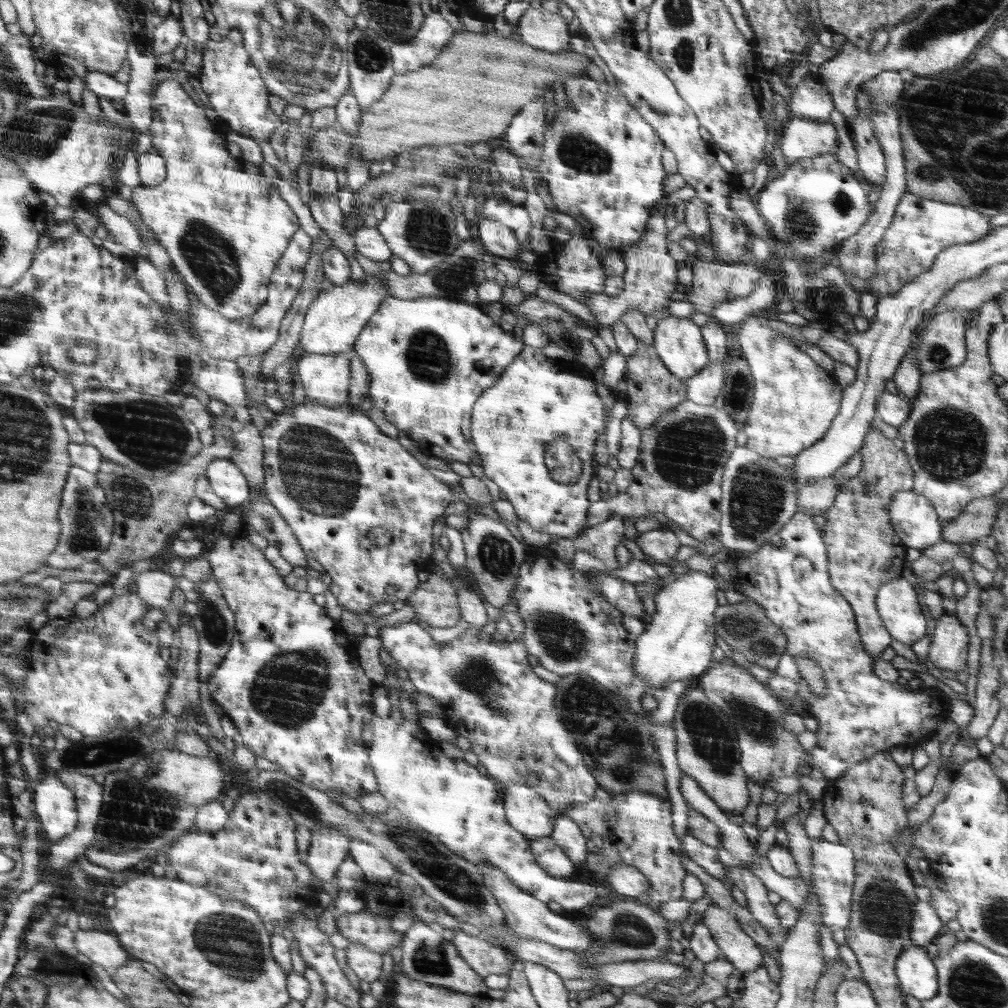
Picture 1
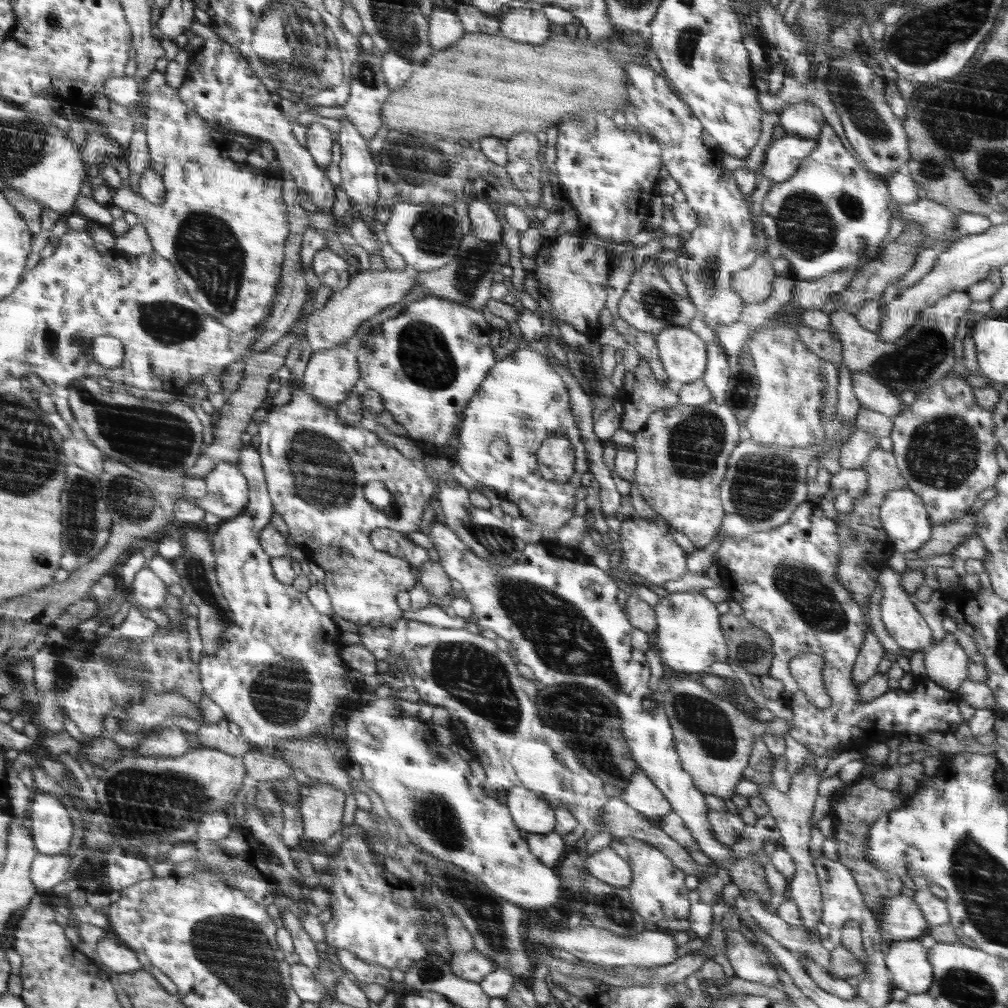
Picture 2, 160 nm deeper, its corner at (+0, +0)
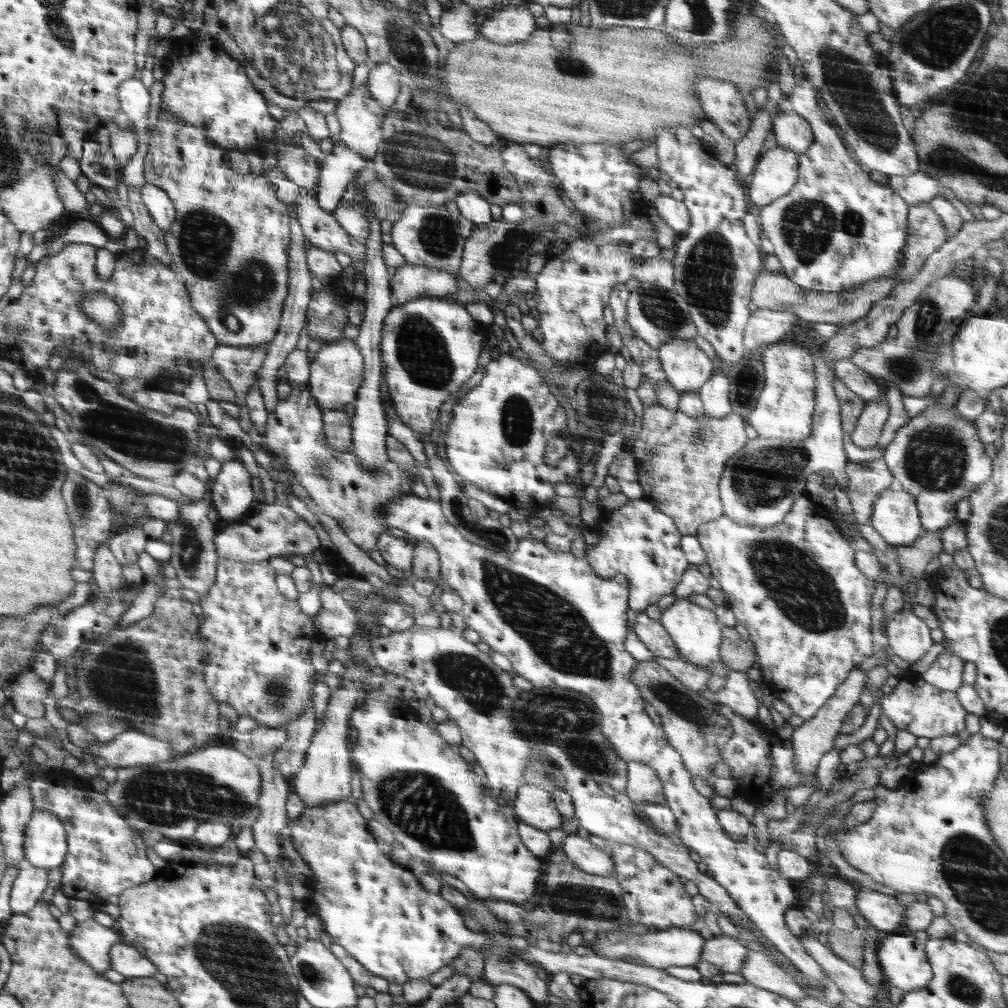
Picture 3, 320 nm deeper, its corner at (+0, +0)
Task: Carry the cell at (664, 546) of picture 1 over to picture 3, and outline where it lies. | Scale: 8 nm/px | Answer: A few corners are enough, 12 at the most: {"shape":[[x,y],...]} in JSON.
{"shape":[[629,499],[586,561],[645,613],[691,567],[673,518]]}

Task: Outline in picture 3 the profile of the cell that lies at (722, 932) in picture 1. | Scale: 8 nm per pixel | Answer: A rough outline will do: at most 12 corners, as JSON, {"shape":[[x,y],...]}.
{"shape":[[747,949],[739,973],[748,983],[802,1000],[805,990],[774,960]]}

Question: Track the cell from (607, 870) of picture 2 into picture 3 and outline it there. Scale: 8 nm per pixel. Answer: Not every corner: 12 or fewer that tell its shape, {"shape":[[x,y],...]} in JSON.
{"shape":[[568,835],[560,847],[580,870],[612,876],[610,853],[588,838]]}

